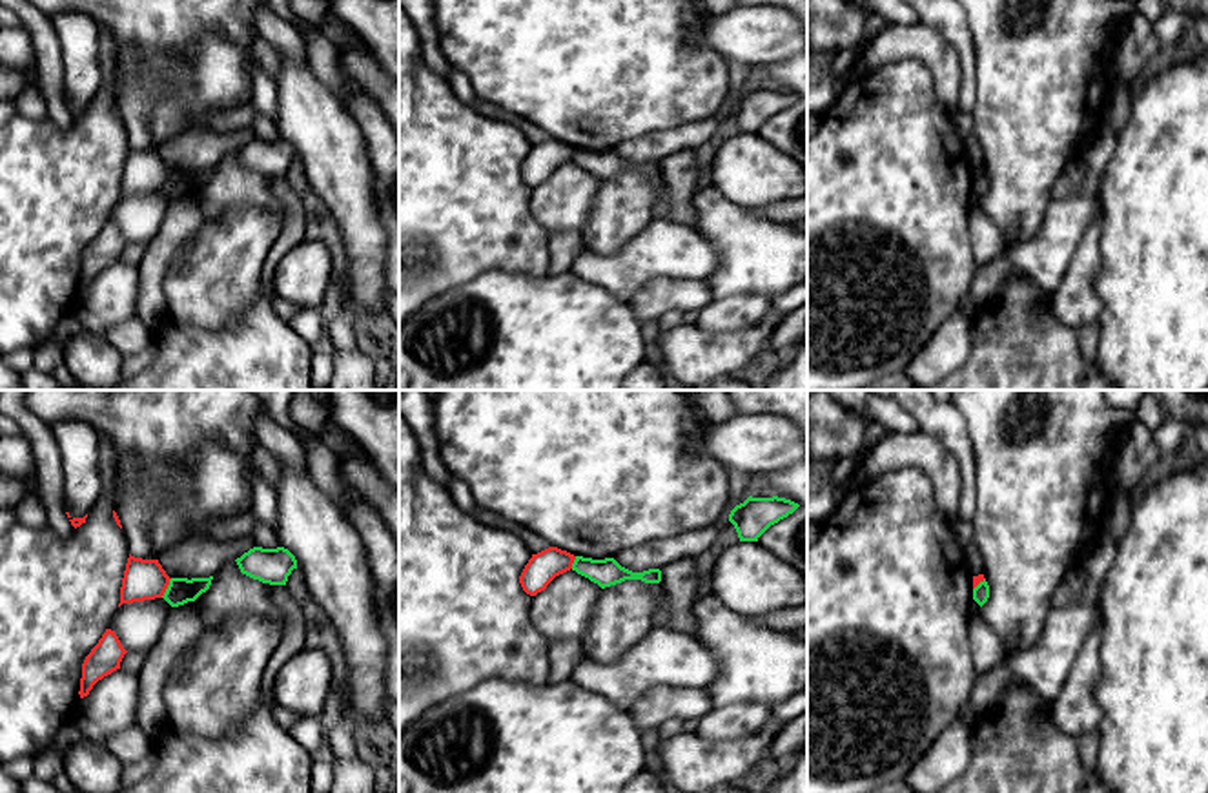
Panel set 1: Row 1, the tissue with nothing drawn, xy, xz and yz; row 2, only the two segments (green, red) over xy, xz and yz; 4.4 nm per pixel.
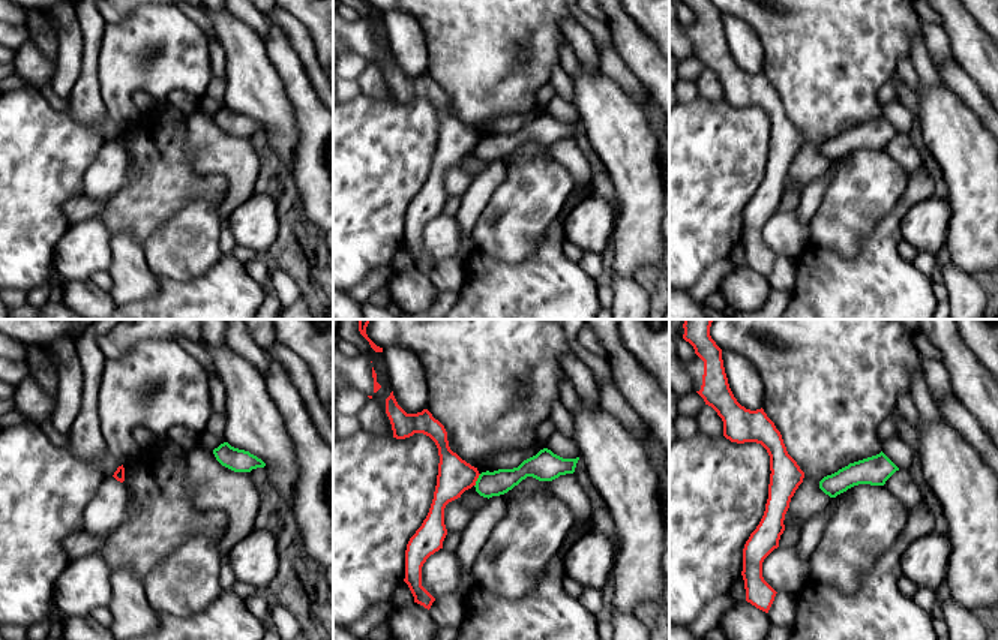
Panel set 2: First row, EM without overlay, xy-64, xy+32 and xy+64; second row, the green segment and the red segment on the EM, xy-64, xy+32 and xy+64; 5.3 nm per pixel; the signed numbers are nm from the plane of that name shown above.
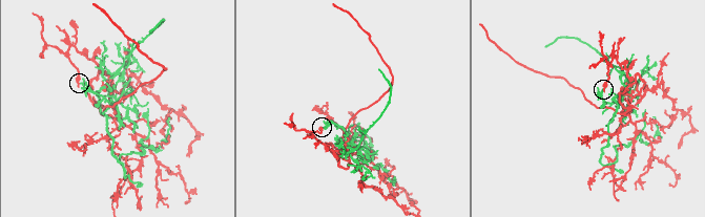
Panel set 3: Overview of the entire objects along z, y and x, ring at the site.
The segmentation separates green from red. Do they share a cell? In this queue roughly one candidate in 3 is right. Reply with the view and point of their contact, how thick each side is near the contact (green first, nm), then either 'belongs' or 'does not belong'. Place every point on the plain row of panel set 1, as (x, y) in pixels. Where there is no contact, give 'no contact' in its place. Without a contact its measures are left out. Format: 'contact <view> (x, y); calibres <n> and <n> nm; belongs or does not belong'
contact xy (168, 179); calibres 120 and 180 nm; does not belong

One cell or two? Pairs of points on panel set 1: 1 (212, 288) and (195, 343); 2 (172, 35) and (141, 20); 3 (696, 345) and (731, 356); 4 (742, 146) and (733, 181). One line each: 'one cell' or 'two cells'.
1: two cells
2: one cell
3: one cell
4: one cell

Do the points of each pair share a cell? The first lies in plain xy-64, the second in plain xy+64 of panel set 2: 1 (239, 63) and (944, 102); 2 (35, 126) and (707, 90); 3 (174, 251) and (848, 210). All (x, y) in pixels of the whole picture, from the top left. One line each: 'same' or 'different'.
1: same
2: different
3: same

